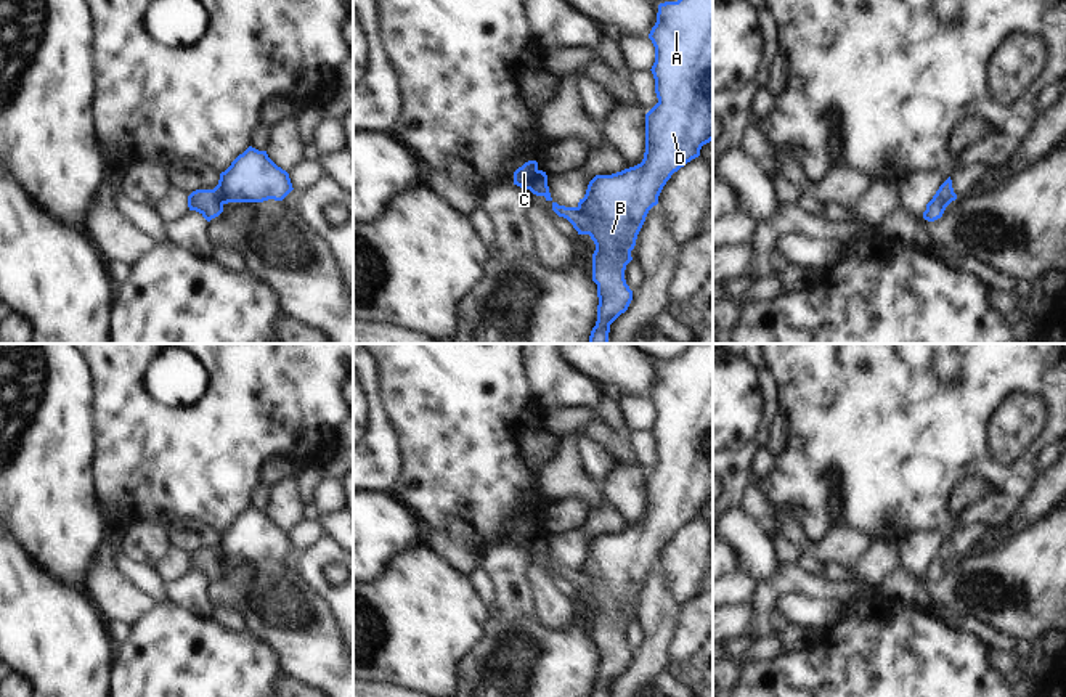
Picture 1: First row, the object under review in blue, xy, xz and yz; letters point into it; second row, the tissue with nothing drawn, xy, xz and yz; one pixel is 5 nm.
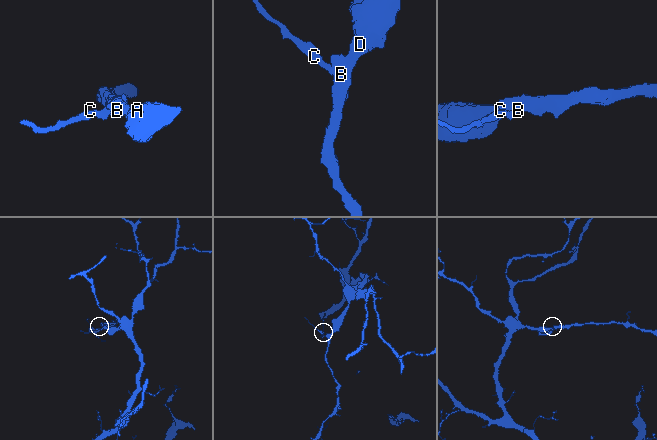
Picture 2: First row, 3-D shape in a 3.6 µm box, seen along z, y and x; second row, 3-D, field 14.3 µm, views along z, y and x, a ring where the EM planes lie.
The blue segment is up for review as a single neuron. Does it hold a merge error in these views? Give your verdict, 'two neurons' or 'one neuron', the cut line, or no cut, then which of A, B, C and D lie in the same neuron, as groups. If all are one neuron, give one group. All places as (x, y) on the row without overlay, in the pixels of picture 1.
one neuron | no cut | A B C D

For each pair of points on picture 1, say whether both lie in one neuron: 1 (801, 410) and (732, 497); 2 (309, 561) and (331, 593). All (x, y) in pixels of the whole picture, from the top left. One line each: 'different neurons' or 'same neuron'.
1: different neurons
2: same neuron

